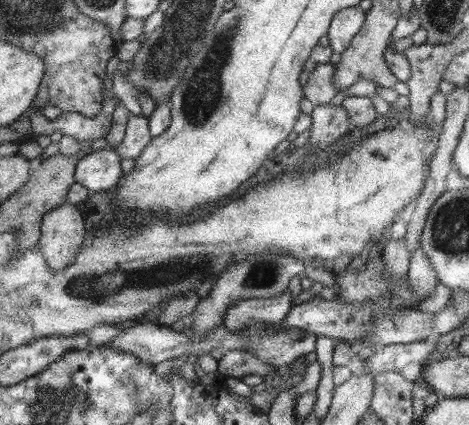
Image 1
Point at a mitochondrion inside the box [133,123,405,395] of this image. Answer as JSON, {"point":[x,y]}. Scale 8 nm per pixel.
{"point":[264,274]}

